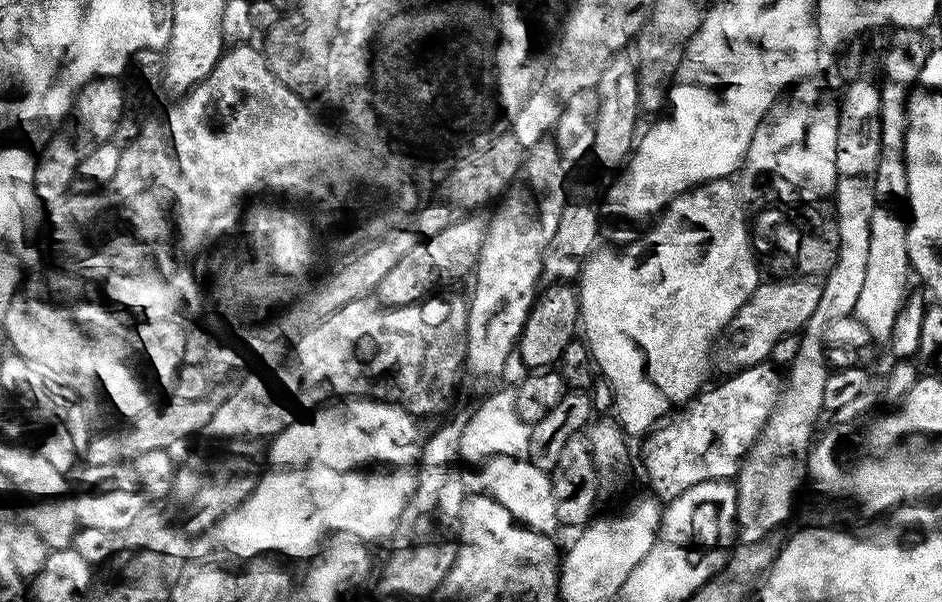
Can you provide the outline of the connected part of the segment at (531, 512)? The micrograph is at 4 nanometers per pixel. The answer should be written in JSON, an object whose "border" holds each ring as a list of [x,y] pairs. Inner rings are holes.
{"border":[[[495,455],[481,465],[481,491],[490,494],[496,502],[510,510],[513,519],[522,522],[536,532],[552,532],[560,526],[559,513],[553,496],[553,479],[537,463],[523,457]]]}

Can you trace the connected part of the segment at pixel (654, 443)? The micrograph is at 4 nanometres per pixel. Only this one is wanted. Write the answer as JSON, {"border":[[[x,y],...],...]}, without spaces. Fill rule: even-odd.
{"border":[[[744,378],[729,379],[729,384],[713,392],[693,391],[680,402],[671,418],[651,429],[652,440],[647,441],[647,487],[661,502],[735,469],[751,454],[757,433],[770,414],[774,388],[760,380],[740,379]]]}

